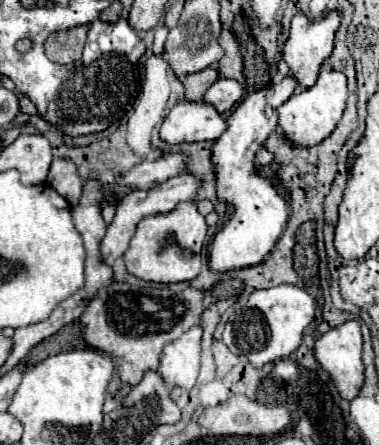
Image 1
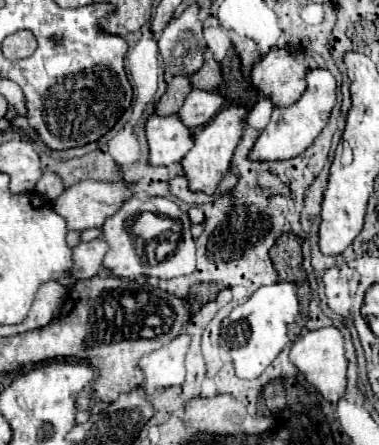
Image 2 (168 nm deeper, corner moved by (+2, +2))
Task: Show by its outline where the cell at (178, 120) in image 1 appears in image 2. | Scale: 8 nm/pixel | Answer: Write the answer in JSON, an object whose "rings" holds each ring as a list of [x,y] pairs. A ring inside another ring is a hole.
{"rings":[[[151,115],[145,123],[145,137],[149,143],[149,165],[179,163],[193,145],[191,131],[177,119],[177,115]]]}

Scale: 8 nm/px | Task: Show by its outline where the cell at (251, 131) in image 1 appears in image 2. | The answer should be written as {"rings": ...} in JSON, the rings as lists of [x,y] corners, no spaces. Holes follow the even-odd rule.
{"rings":[[[227,107],[227,109],[219,111],[207,125],[203,125],[201,131],[193,133],[193,147],[181,161],[183,173],[189,181],[189,191],[215,193],[219,181],[225,177],[225,173],[229,169],[233,149],[237,147],[237,143],[241,139],[245,119],[247,119],[247,109],[245,107]]]}

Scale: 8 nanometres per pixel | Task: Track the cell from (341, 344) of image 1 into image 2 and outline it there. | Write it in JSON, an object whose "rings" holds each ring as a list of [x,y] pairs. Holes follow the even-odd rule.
{"rings":[[[325,327],[317,331],[305,331],[299,335],[297,341],[293,341],[289,351],[289,361],[299,369],[299,373],[305,375],[305,379],[329,401],[337,403],[347,385],[347,359],[343,351],[343,335],[335,327]]]}

